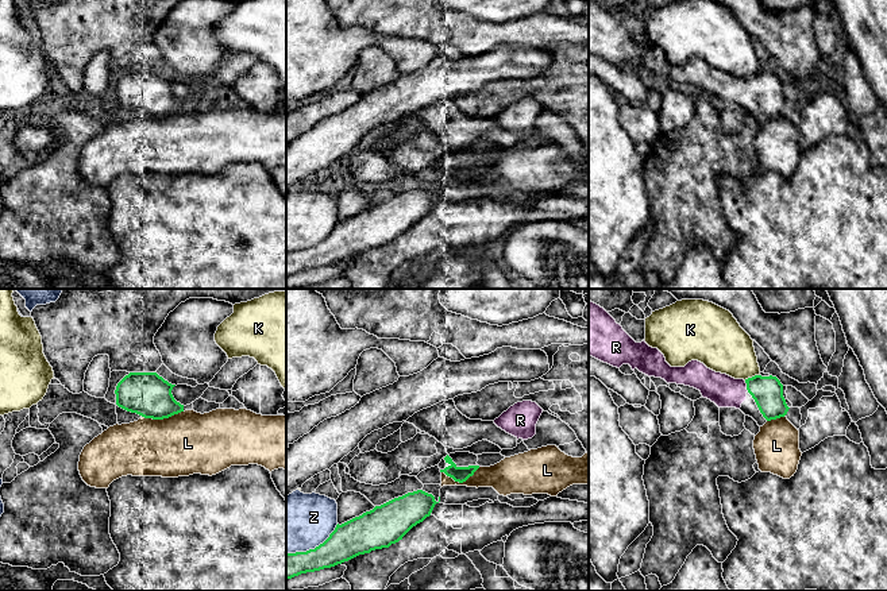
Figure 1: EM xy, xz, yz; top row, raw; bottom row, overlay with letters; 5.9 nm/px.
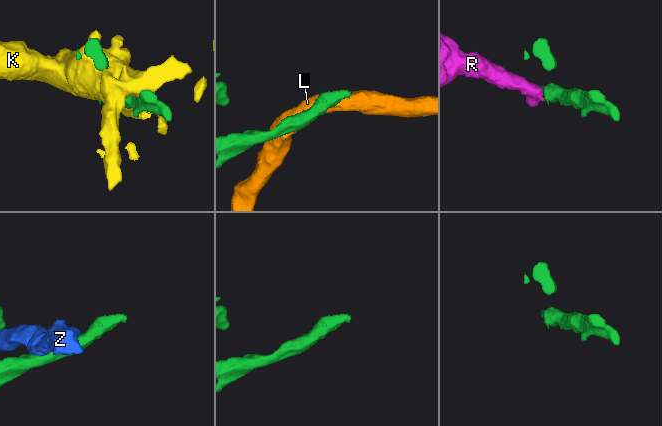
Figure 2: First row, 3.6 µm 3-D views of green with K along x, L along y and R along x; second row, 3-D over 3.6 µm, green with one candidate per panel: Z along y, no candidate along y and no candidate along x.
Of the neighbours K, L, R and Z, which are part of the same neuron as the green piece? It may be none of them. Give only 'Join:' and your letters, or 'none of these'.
Join: R

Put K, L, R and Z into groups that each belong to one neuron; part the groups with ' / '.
K / L / R / Z

